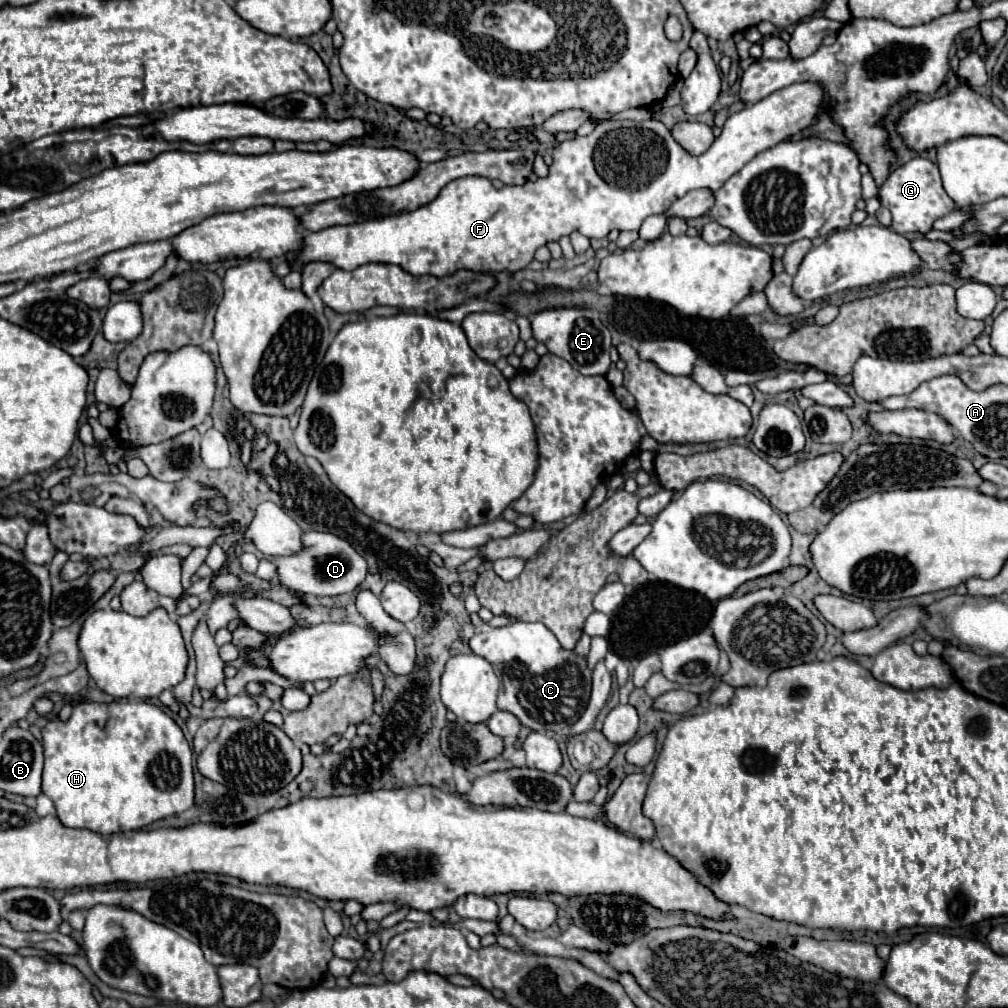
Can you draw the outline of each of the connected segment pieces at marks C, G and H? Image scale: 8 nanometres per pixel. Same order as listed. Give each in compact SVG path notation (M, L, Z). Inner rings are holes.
M516 621L498 629L476 633L470 639L470 649L492 663L496 677L500 679L498 709L516 715L520 725L534 731L566 733L566 729L584 713L592 683L592 673L586 665L590 649L588 635L582 635L576 651L568 653L542 623Z
M916 157L904 165L900 165L880 187L880 203L890 209L892 213L892 229L896 233L926 233L932 229L932 223L938 217L948 215L956 209L956 203L946 195L938 167L924 159Z
M144 701L80 703L72 709L66 723L54 719L42 729L42 745L42 793L54 801L58 817L66 827L88 829L102 835L134 831L158 819L182 813L194 803L192 749L182 729L156 705Z

